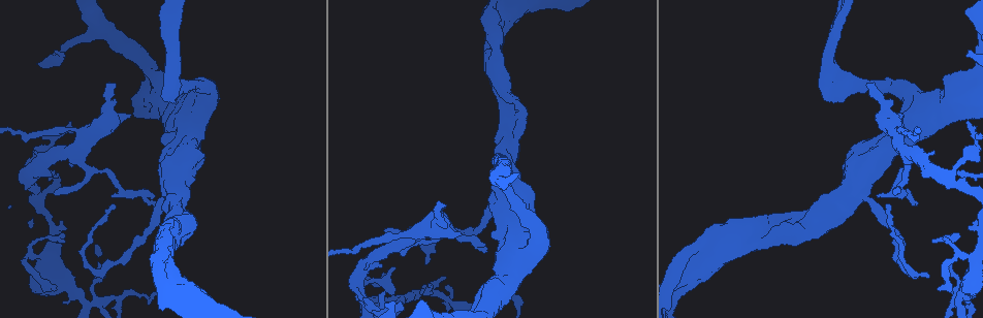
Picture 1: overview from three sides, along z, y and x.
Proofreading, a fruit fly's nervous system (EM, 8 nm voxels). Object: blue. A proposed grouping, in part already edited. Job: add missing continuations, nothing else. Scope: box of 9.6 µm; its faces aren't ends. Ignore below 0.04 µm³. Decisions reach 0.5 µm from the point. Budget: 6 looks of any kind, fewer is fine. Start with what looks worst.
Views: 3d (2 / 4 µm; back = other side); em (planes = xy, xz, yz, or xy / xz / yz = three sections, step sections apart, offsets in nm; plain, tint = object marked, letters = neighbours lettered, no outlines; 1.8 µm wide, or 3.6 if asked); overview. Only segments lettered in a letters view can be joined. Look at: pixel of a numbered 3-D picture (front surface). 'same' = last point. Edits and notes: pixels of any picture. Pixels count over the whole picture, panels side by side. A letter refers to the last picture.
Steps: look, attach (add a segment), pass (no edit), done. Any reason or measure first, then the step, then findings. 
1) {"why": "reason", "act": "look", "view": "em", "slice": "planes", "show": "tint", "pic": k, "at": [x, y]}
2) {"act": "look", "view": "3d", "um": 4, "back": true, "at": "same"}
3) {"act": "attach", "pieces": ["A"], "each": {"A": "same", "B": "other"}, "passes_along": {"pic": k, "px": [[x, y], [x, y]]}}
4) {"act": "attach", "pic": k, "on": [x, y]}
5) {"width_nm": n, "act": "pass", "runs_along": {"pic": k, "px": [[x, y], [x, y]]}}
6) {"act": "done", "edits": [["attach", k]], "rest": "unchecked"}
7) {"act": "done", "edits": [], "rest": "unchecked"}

{"why": "thin end", "act": "look", "view": "3d", "um": 2, "pic": 1, "at": [50, 291]}

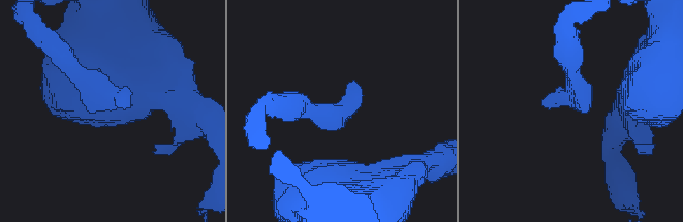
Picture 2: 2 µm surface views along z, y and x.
{"act": "look", "view": "em", "slice": "planes", "show": "plain", "pic": 2, "at": [117, 102]}

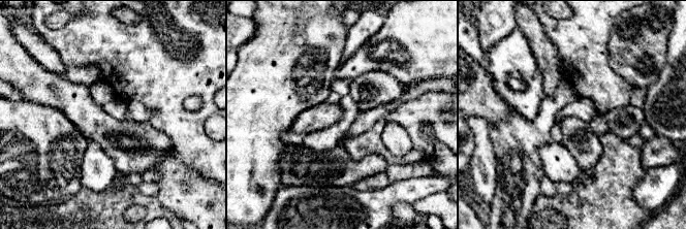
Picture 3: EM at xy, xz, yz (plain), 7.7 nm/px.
{"why": "what lies round it", "act": "look", "view": "em", "slice": "planes", "show": "letters", "at": "same"}

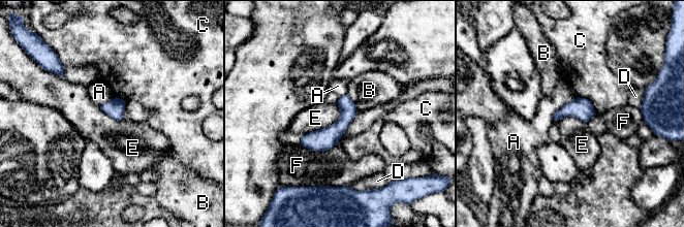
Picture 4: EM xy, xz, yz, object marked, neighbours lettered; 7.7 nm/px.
{"longest_contact_nm": ["E", 380], "act": "pass", "each": {"A": "other", "B": "other", "C": "other", "D": "other", "E": "other", "F": "other"}, "border": {"pic": 4, "px": [[338, 103], [336, 121], [302, 136]]}, "found": "none of them fits"}

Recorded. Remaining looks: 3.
{"why": "sharp bend", "act": "look", "view": "em", "slice": "xy", "step": 4, "show": "tint", "pic": 1, "at": [684, 280]}

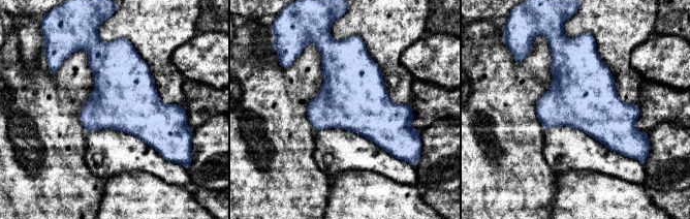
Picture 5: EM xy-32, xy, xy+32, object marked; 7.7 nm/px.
{"why": "cut it another way", "act": "look", "view": "em", "slice": "planes", "show": "letters", "at": "same"}

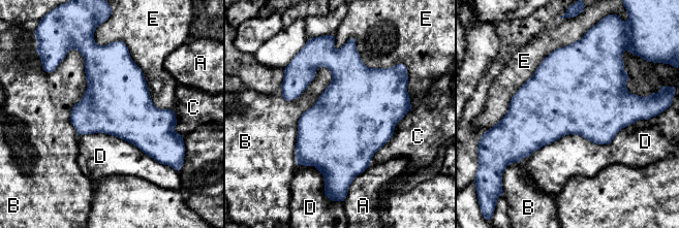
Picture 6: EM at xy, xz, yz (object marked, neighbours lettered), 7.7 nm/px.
{"longest_contact_nm": ["D", 1000], "act": "pass", "each": {"A": "other", "B": "other", "C": "other", "D": "other", "E": "other"}, "border": {"pic": 6, "px": [[643, 119], [519, 161]]}, "found": "none of them fits"}

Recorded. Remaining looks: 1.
{"why": "free end", "act": "look", "view": "em", "um": 3.6, "slice": "planes", "show": "letters", "pic": 1, "at": [870, 85]}

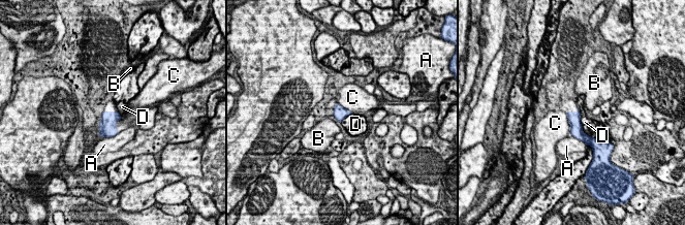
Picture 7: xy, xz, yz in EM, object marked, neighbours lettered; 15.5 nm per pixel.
{"act": "pass", "each": {"A": "other", "B": "other", "C": "other", "D": "other"}, "border": {"pic": 7, "px": [[579, 109], [582, 129], [595, 138]]}, "found": "no lettered segment goes on from it"}

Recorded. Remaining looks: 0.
{"act": "done", "edits": [], "rest": "unchecked"}

